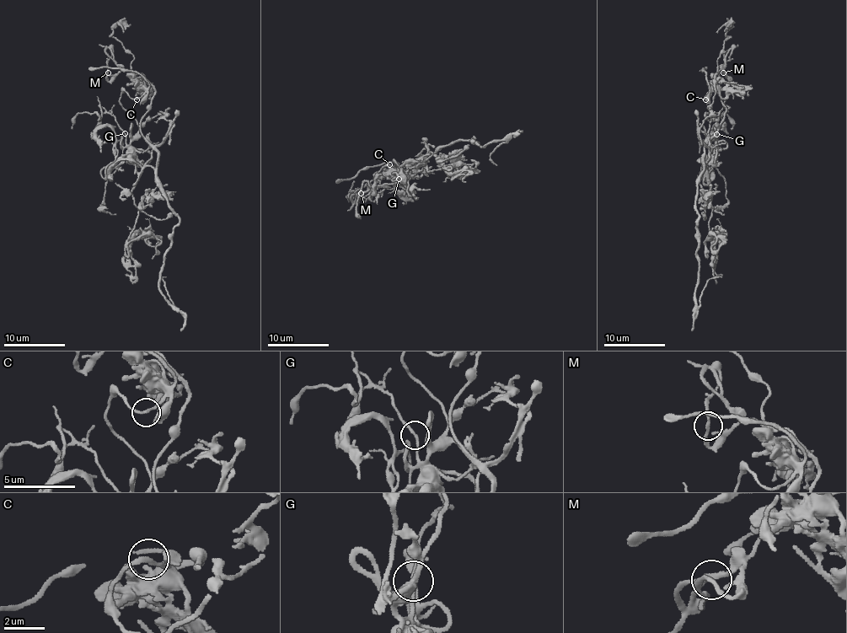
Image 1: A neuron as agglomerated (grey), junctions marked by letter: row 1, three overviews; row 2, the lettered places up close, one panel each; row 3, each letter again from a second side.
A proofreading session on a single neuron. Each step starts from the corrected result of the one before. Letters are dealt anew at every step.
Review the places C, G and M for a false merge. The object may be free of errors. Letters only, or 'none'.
none

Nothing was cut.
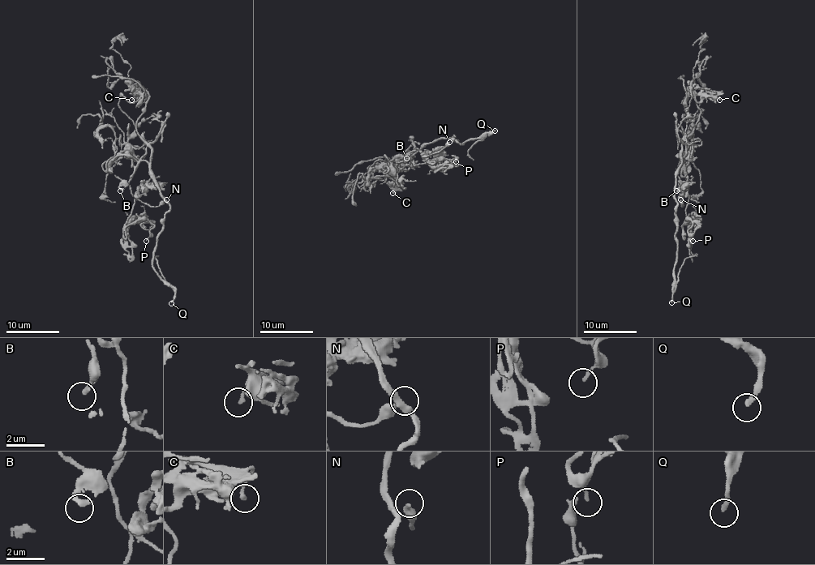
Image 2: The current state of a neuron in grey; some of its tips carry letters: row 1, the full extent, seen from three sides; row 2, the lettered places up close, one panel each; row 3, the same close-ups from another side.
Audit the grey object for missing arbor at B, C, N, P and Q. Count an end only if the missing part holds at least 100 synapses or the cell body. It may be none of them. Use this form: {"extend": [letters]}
{"extend": ["Q"]}

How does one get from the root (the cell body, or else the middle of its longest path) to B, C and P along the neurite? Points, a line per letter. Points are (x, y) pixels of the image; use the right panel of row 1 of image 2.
B: (680, 157), (681, 161), (681, 155), (679, 155), (684, 166), (677, 173), (679, 179), (676, 190)
C: (680, 157), (692, 90), (697, 94), (707, 96), (719, 92), (719, 100)
P: (680, 157), (688, 181), (688, 204), (686, 215), (695, 218), (696, 222), (692, 241)

